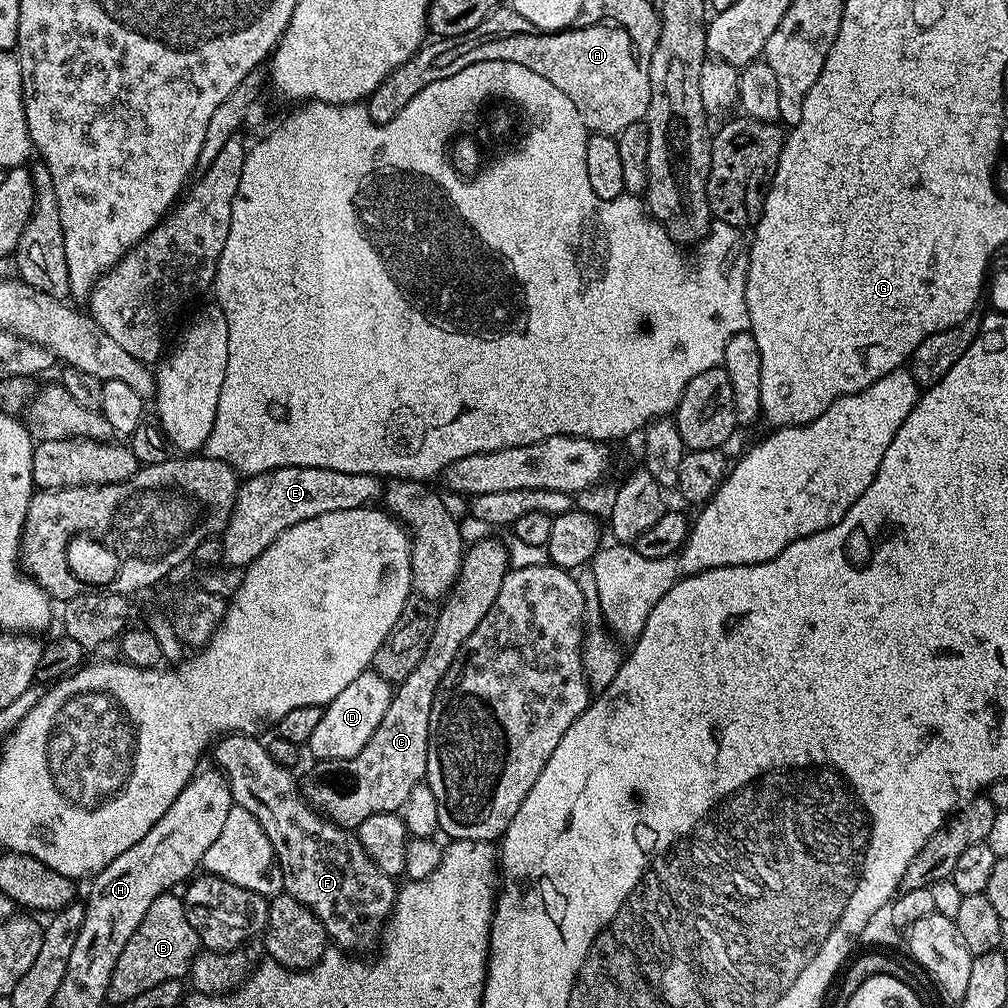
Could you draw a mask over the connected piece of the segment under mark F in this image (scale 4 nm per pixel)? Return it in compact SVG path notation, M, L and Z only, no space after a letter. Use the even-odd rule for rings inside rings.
M229 734L215 741L215 752L215 767L228 780L233 805L250 810L258 818L258 826L266 830L266 838L270 838L284 876L283 891L320 919L335 947L356 950L352 948L368 948L375 940L377 943L396 904L398 884L370 862L355 831L340 827L316 811L305 800L297 777L295 780L289 769L270 758L263 739Z

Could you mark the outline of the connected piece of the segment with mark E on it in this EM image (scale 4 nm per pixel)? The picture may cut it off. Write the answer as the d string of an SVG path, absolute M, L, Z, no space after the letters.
M275 468L269 472L259 472L257 476L249 476L237 487L235 506L220 540L223 563L232 568L245 567L290 526L309 521L318 514L333 513L334 510L369 507L383 497L383 489L383 481L377 476L346 474L325 468Z

